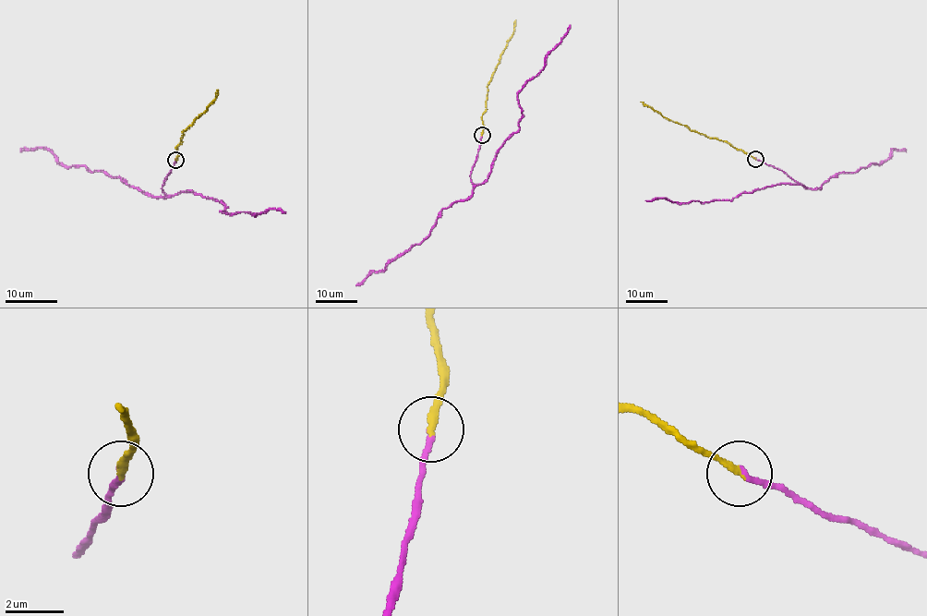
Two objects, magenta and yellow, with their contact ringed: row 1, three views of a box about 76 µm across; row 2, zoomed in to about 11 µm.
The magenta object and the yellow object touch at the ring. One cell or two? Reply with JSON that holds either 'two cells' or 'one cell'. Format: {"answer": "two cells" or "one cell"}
{"answer": "one cell"}

